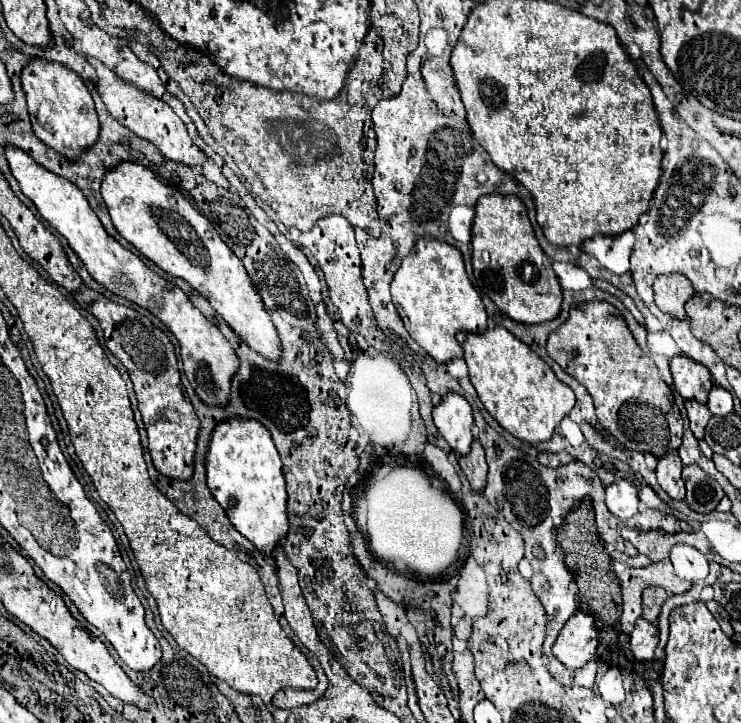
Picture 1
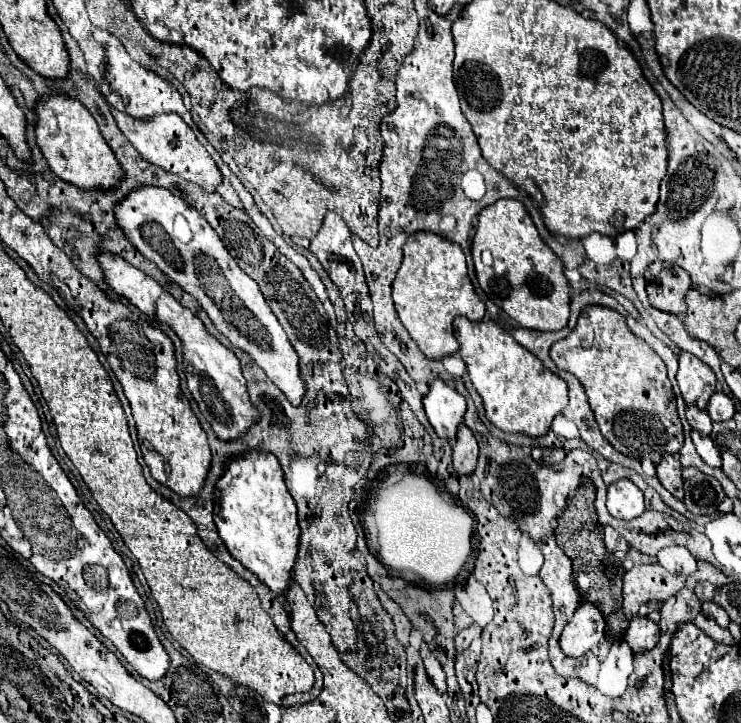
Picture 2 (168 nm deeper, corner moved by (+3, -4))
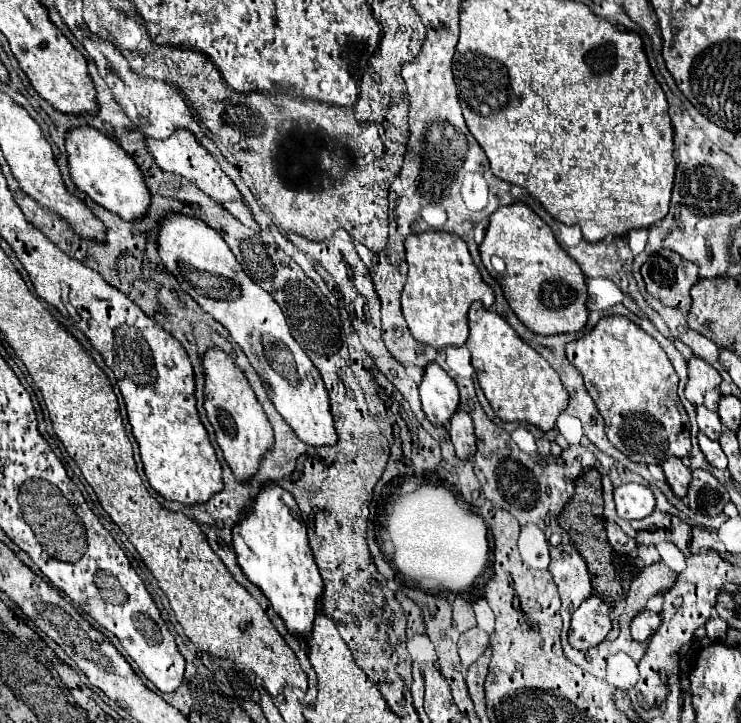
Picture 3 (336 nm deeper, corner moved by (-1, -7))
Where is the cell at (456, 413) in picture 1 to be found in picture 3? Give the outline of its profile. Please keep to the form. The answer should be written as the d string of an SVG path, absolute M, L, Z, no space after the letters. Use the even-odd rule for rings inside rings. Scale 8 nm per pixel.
M427 363L425 371L423 371L423 381L419 383L419 397L421 397L421 405L423 405L427 419L435 425L447 425L459 407L457 385L437 363Z

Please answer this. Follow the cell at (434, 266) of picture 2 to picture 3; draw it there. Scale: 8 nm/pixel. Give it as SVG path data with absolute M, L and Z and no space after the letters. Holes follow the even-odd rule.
M425 231L405 239L409 277L403 289L403 315L409 331L421 343L435 349L449 345L465 345L467 341L467 311L473 301L491 307L495 295L475 267L467 243L447 231Z

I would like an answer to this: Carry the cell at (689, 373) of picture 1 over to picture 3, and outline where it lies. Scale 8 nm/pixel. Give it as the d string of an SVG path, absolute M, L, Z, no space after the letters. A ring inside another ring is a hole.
M689 359L689 381L685 385L685 397L693 405L705 405L711 411L717 411L717 403L721 399L719 391L721 375L703 359Z

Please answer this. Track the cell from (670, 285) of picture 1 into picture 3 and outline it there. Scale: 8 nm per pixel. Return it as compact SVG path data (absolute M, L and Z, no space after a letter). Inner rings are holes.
M661 249L643 263L641 275L649 295L687 315L691 309L689 289L699 279L695 263L679 257L675 251Z

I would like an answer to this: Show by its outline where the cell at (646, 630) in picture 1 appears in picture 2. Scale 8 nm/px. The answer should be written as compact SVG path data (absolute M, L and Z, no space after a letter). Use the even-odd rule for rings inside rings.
M635 616L629 622L629 630L625 634L625 642L629 644L629 648L633 652L647 652L651 648L655 648L655 642L659 640L659 626L655 622L651 622L649 618L641 618Z

